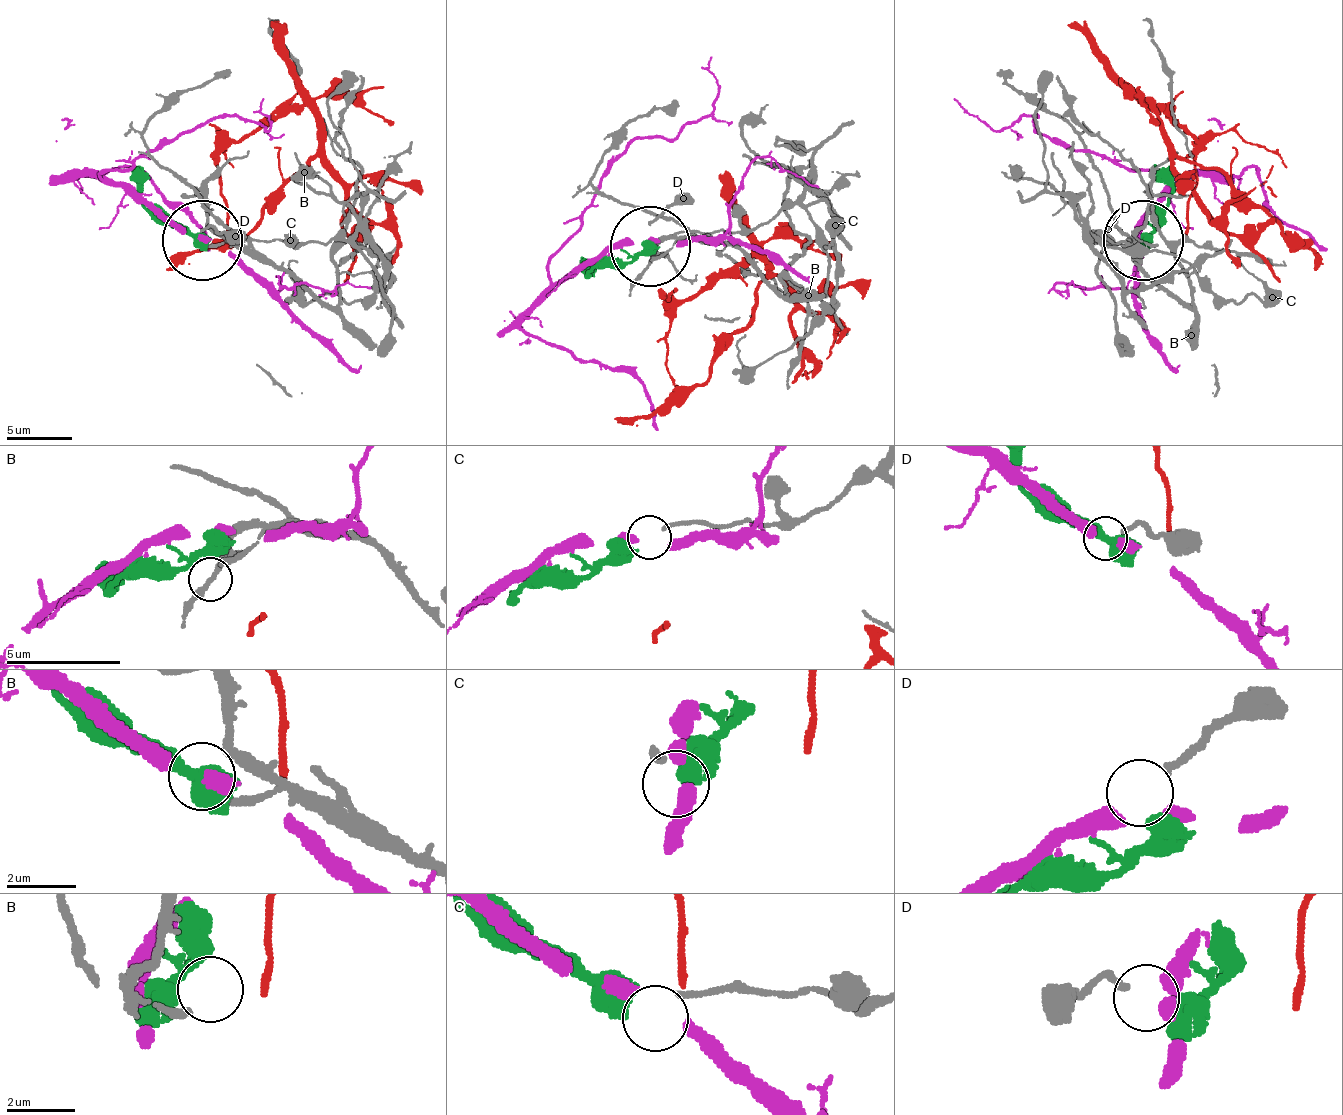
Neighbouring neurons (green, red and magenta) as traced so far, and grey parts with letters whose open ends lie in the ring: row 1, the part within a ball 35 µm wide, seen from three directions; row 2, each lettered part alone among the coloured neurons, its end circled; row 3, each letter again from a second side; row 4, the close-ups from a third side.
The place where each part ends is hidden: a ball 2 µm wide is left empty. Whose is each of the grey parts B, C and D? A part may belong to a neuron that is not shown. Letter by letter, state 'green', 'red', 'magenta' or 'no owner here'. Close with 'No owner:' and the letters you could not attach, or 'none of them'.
B: no owner here
C: no owner here
D: no owner here
No owner: B, C, D

